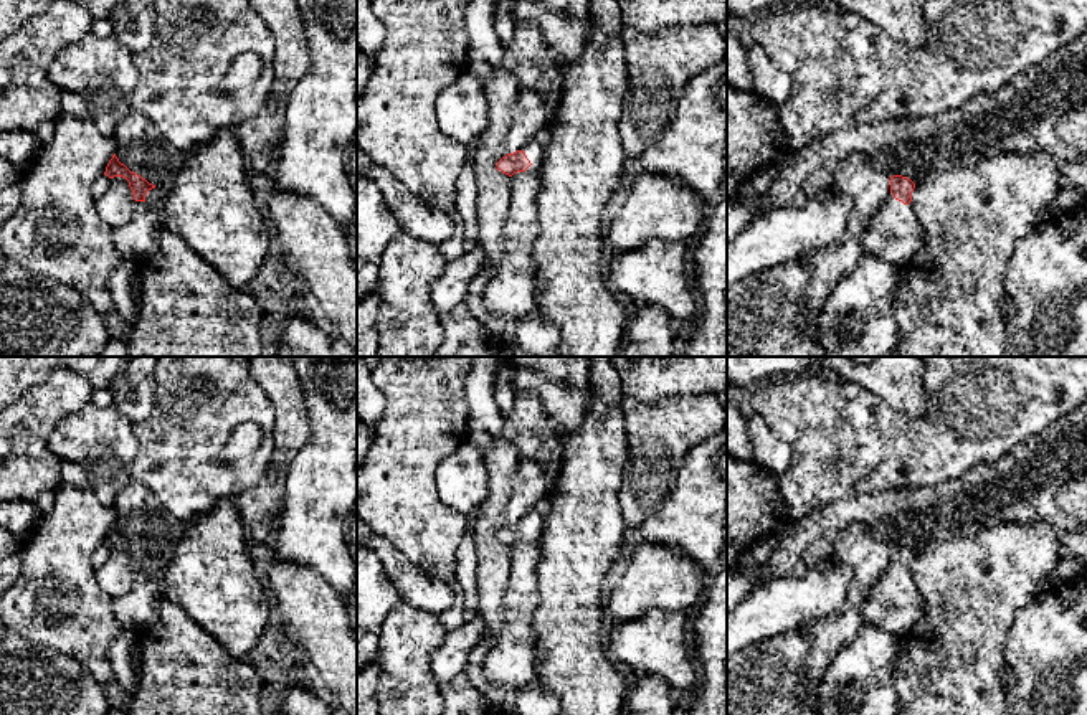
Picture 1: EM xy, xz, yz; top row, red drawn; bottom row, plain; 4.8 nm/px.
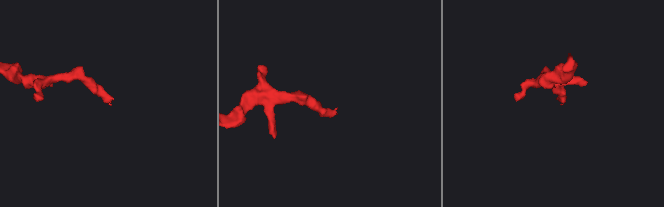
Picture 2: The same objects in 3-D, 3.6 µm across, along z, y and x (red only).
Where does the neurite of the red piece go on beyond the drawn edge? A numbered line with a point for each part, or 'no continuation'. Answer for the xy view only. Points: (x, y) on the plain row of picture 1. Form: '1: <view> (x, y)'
no continuation

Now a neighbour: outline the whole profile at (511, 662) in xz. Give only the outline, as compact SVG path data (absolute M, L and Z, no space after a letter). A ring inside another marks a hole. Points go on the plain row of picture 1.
M517 542L510 547L510 578L506 593L502 631L482 662L486 679L501 687L519 689L537 682L539 641L534 616L540 603L537 543Z

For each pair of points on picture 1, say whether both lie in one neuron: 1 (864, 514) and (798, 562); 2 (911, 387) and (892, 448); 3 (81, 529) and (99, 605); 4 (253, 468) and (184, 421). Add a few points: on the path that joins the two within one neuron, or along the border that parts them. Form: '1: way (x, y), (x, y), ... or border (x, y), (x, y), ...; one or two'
1: way (848, 514), (843, 514), (811, 545); one
2: border (871, 390), (906, 413), (924, 413), (927, 410); two
3: way (80, 547), (81, 587); one
4: way (235, 468), (223, 468), (195, 440); one

